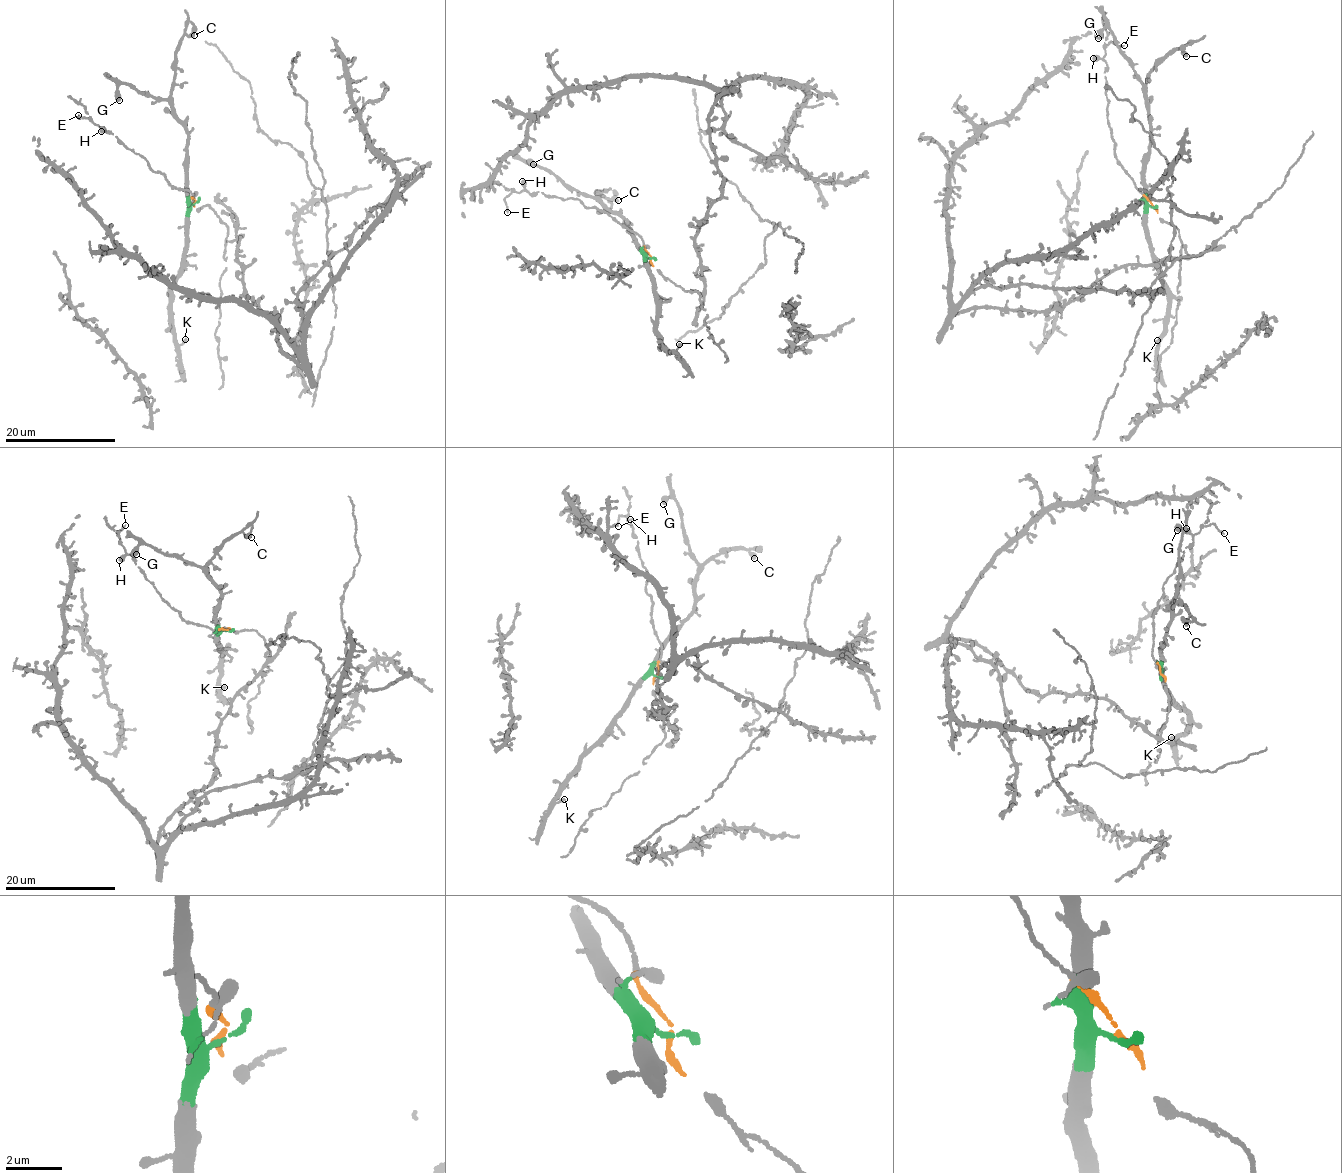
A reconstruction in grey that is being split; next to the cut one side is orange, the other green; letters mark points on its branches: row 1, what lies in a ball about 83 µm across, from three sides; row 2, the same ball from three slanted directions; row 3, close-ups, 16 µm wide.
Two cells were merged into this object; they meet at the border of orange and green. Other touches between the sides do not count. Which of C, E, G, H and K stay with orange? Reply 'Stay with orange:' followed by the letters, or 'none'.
Stay with orange: E, H

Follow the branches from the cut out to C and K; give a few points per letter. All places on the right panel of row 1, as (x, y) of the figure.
C: (1151, 206), (1144, 182), (1144, 156), (1150, 145), (1146, 77), (1165, 54), (1182, 48), (1187, 56)
K: (1151, 206), (1147, 206), (1145, 213), (1145, 237), (1169, 302), (1169, 322), (1159, 342), (1156, 340)

